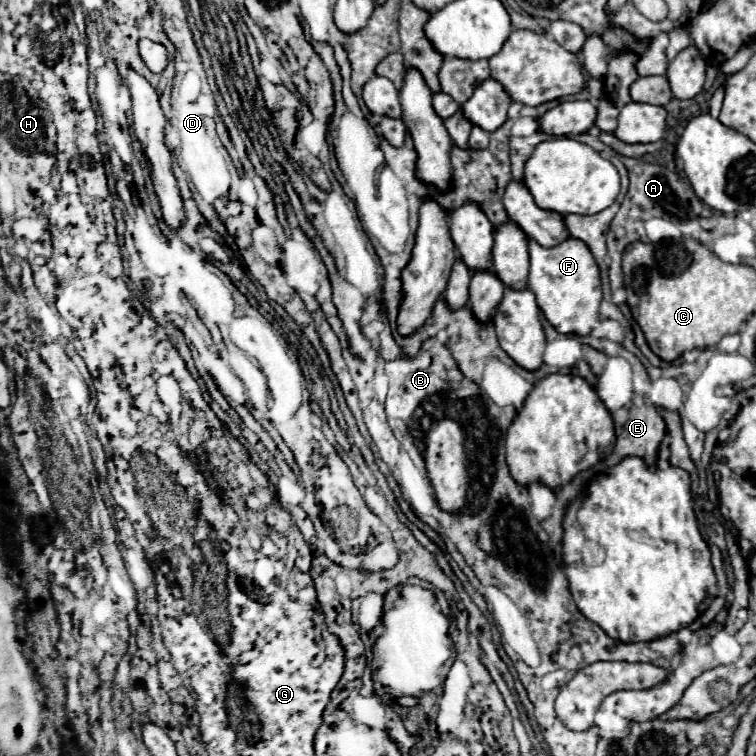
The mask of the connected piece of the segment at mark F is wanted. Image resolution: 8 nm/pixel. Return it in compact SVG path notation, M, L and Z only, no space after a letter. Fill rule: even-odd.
M567 238L565 242L543 248L537 242L529 242L529 290L537 298L537 306L545 314L547 322L561 334L587 336L599 322L601 304L601 280L595 258L579 240Z

